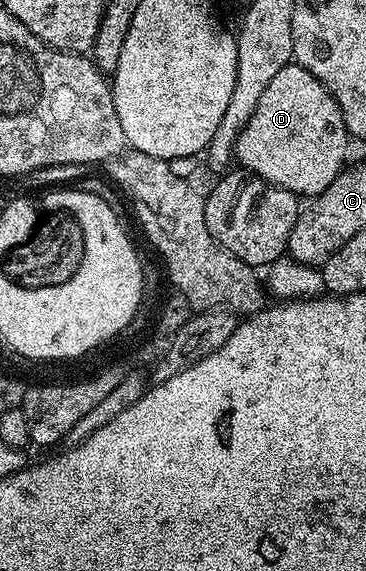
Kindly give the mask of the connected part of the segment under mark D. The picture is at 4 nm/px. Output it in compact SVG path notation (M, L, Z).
M295 62L282 66L258 98L258 106L236 139L234 160L243 171L290 190L297 198L320 196L346 167L350 137L338 102Z

